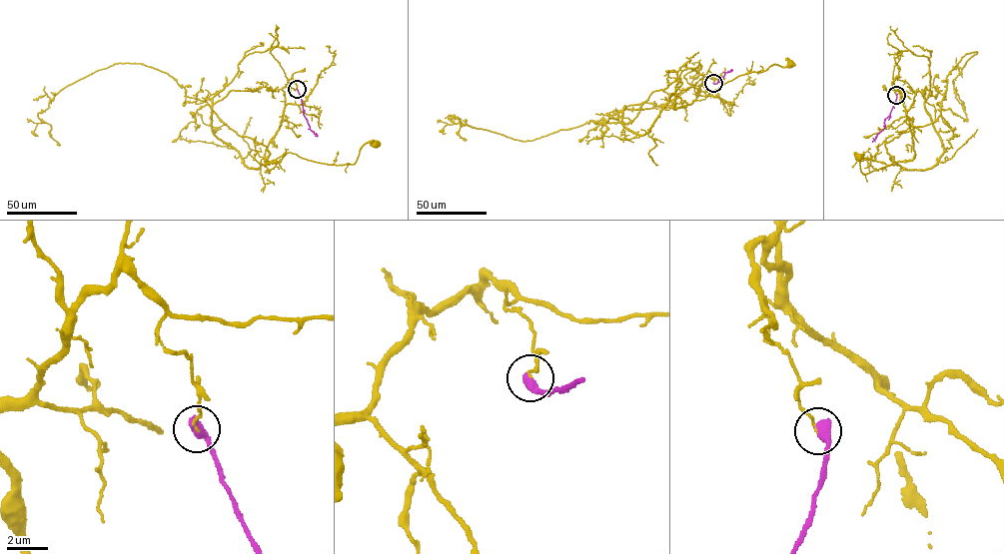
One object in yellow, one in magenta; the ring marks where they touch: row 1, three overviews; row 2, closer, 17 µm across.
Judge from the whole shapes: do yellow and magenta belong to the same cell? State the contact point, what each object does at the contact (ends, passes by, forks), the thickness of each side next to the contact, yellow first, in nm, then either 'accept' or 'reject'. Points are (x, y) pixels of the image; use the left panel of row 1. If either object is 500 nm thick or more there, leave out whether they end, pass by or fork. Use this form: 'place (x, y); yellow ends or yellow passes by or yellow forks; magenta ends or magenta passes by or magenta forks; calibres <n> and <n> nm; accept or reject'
place (297, 89); calibres 90 and 550 nm; reject

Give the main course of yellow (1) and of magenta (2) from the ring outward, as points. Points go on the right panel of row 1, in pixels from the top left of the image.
1: (896, 95), (892, 82), (906, 111), (913, 159), (895, 163), (892, 156), (891, 164), (864, 175), (859, 156)
2: (896, 95), (885, 127), (872, 142)

